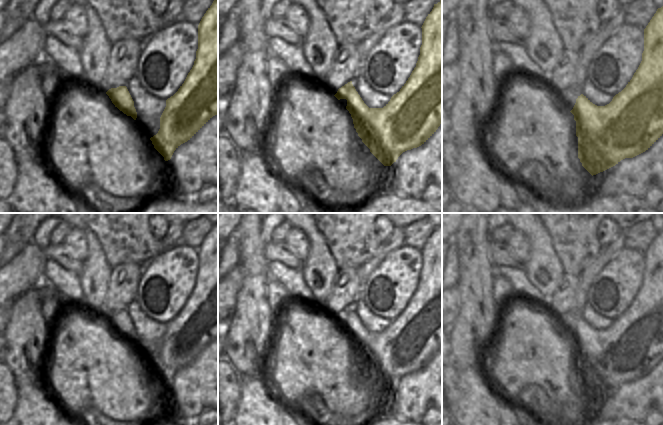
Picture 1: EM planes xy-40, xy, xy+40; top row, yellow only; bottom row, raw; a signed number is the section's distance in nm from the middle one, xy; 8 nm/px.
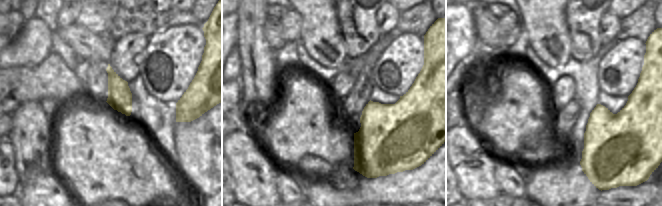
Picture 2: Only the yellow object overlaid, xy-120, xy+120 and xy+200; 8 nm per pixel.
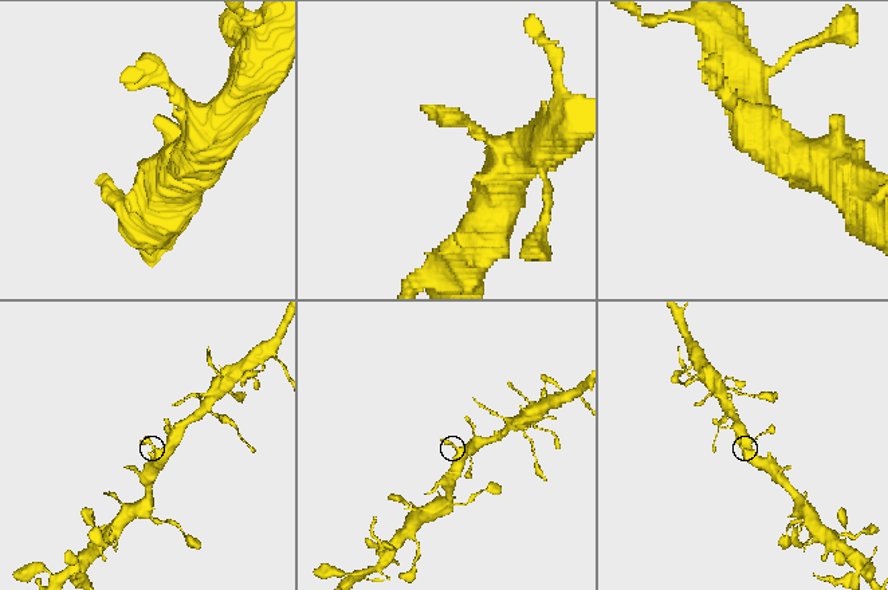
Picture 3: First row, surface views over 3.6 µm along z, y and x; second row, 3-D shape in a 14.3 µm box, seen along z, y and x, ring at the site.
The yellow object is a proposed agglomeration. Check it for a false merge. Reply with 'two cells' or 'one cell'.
one cell

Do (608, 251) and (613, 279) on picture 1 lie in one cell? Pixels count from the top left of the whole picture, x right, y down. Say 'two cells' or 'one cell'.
two cells

